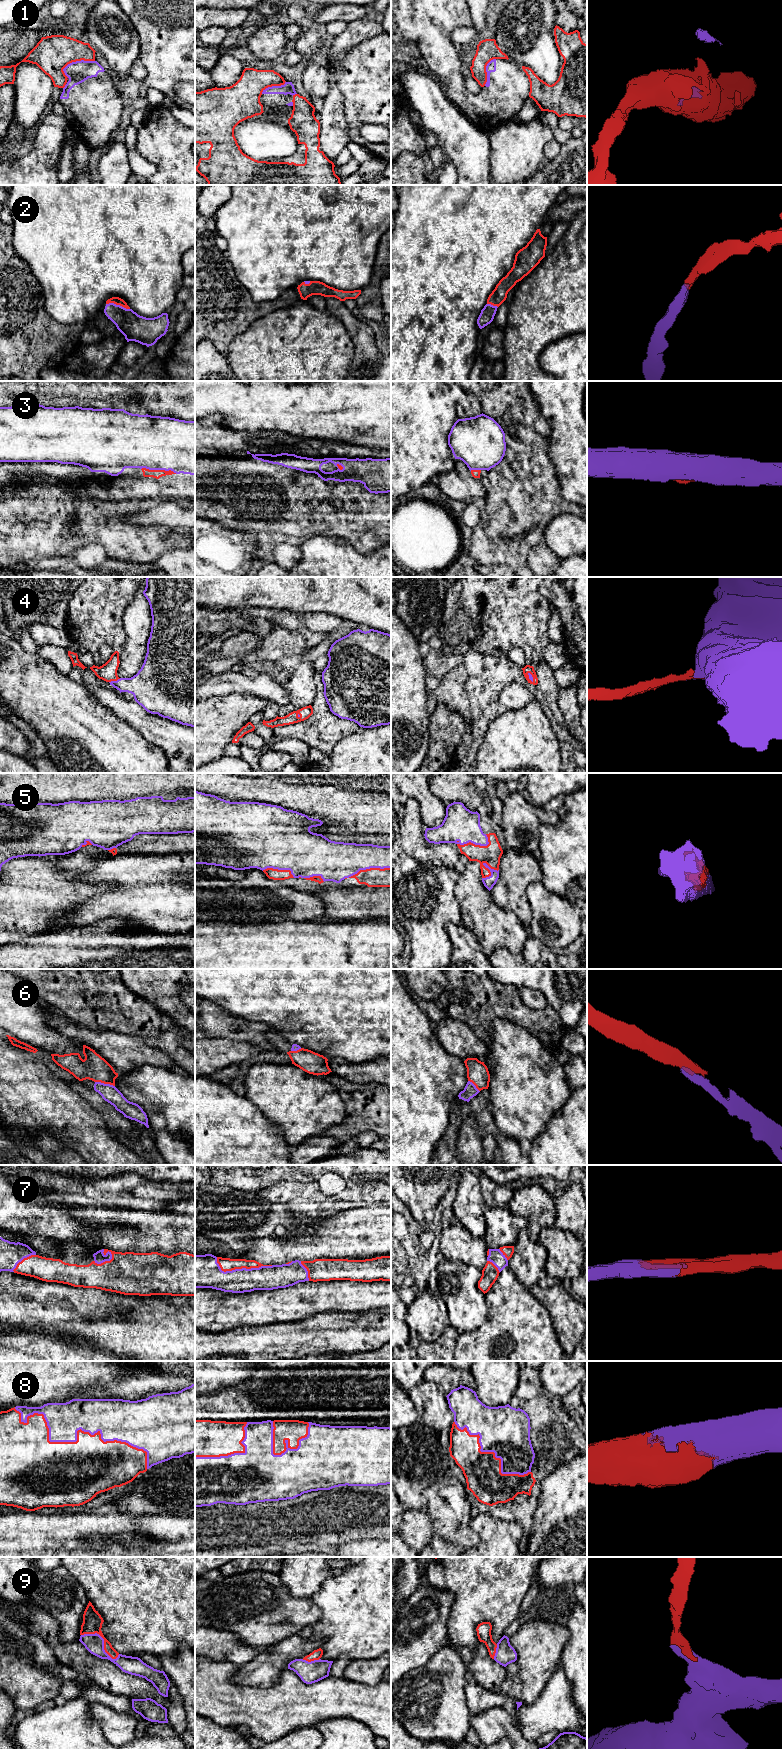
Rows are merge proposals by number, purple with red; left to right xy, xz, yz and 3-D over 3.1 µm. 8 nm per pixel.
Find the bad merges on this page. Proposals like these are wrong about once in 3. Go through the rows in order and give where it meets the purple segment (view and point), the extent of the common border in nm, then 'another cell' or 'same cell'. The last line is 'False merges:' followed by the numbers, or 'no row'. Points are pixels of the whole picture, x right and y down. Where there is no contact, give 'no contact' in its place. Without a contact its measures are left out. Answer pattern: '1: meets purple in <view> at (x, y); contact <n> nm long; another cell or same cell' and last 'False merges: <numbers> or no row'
1: meets purple in xy at (78, 61); contact 280 nm long; another cell
2: meets purple in xy at (118, 305); contact 200 nm long; same cell
3: meets purple in xy at (159, 469); contact 300 nm long; same cell
4: meets purple in xy at (114, 681); contact 100 nm long; same cell
5: meets purple in yz at (473, 843); contact 280 nm long; same cell
6: meets purple in xy at (105, 1084); contact 170 nm long; same cell
7: meets purple in xz at (241, 1269); contact 460 nm long; same cell
8: meets purple in xy at (76, 1436); contact 1200 nm long; same cell
9: meets purple in xy at (103, 1641); contact 360 nm long; same cell
False merges: 1

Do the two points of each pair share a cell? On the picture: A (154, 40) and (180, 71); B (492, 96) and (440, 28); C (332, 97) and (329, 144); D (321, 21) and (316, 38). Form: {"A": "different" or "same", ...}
{"A": "same", "B": "same", "C": "same", "D": "different"}

